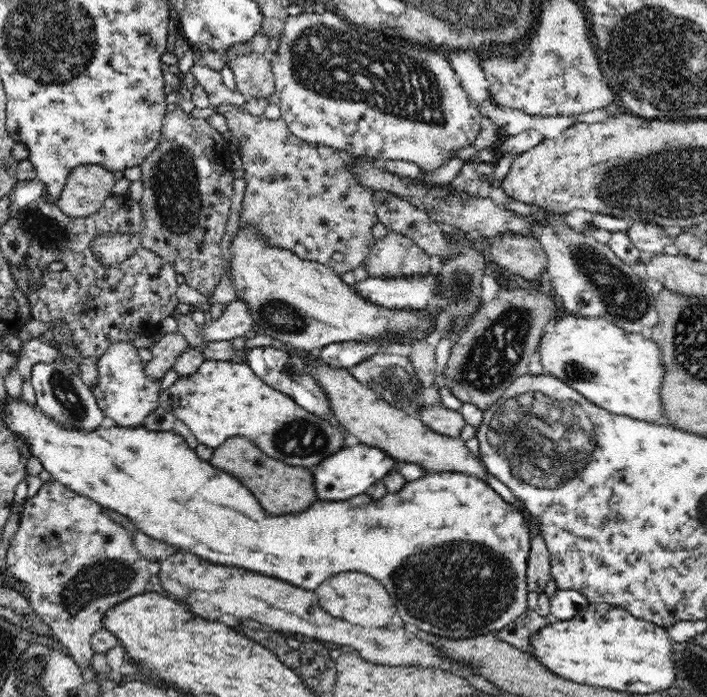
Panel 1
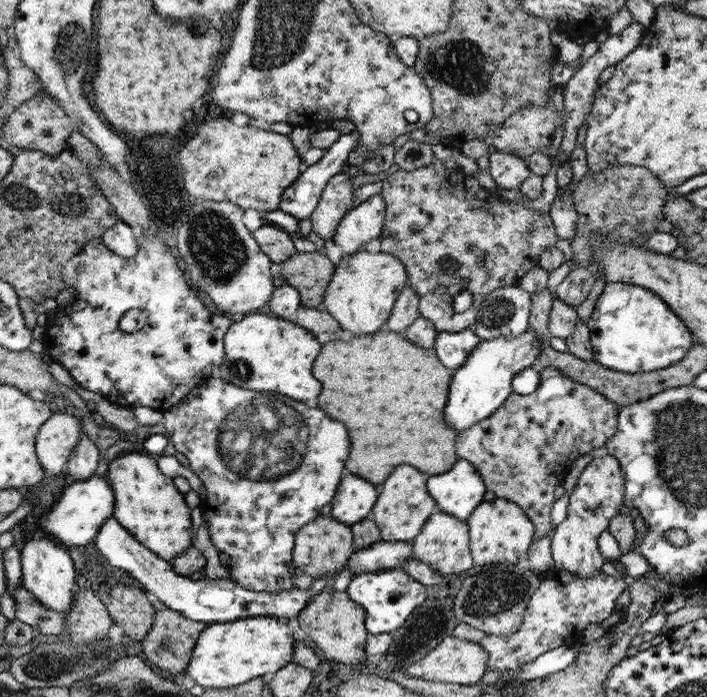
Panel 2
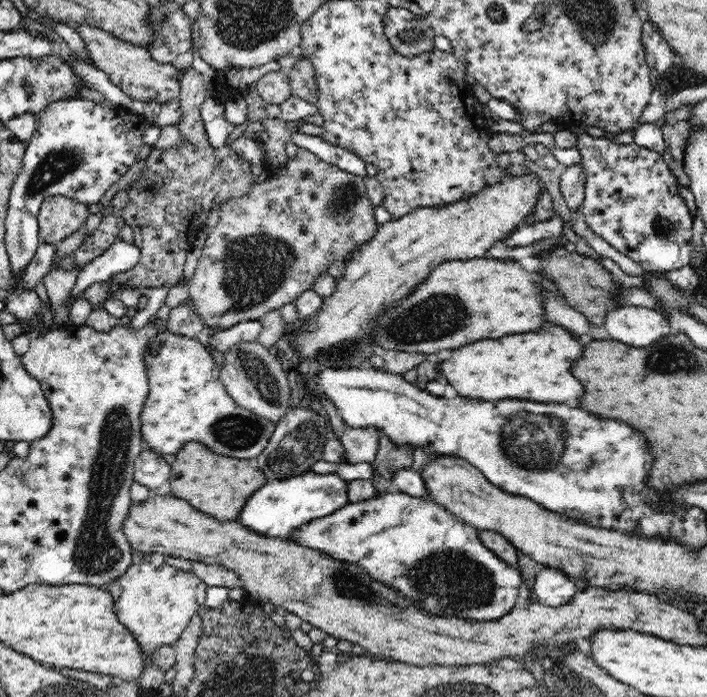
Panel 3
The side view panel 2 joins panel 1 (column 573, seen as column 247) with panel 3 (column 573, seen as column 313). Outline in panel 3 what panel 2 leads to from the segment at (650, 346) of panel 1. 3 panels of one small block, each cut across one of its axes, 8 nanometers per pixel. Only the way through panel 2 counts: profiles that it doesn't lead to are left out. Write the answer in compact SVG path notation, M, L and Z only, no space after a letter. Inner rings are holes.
M544 322L544 328L538 332L504 335L499 339L484 339L449 352L450 357L440 361L440 371L445 384L452 385L460 397L477 398L487 401L504 398L524 398L536 402L566 402L584 398L584 386L572 374L572 364L582 356L584 344L578 342L574 333L553 322Z

